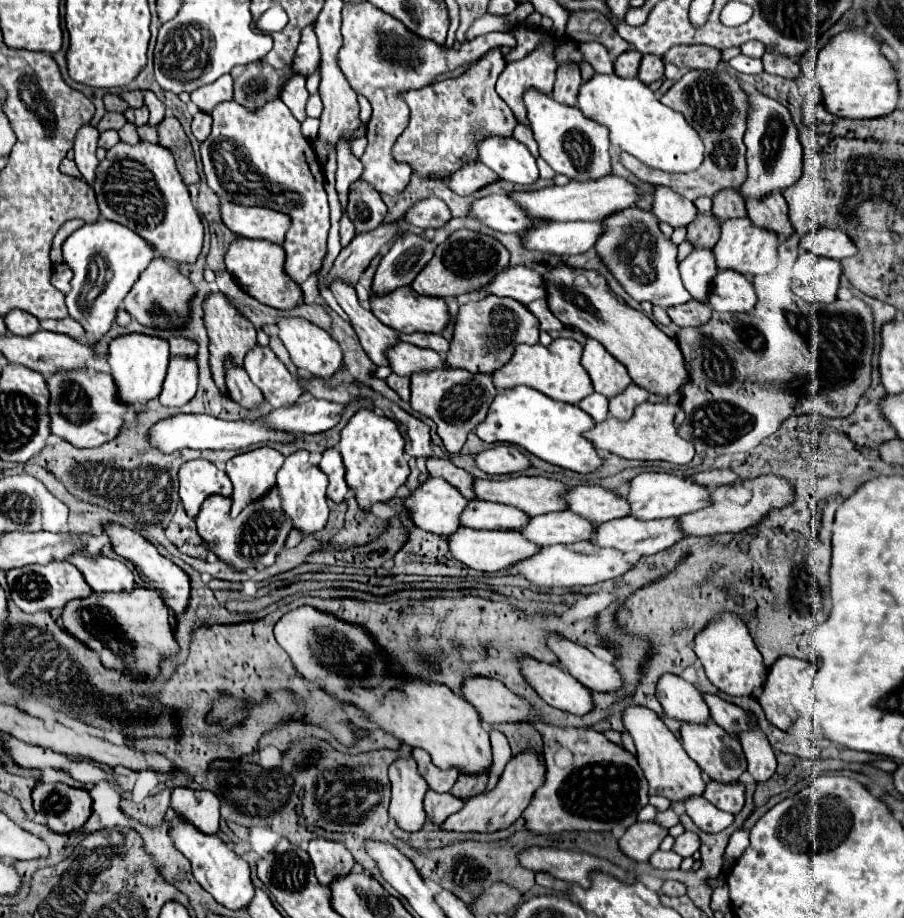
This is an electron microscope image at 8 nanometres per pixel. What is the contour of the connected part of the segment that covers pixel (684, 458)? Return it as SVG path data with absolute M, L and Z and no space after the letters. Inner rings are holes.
M644 402L636 406L636 412L628 420L616 420L608 416L608 420L594 424L584 438L588 438L594 448L606 450L610 454L616 454L626 460L642 460L642 462L654 462L664 460L672 464L688 464L694 458L694 448L688 440L682 440L674 426L674 410L672 404L652 404Z

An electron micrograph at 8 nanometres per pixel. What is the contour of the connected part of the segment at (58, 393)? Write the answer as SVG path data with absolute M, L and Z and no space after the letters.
M80 368L72 372L54 372L46 378L50 390L50 434L64 438L76 448L92 448L110 442L118 436L124 424L124 414L130 406L120 404L116 398L116 386L110 374L96 372L92 368Z

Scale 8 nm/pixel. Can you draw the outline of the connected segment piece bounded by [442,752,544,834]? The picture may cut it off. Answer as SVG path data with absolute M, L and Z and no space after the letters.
M534 752L514 756L506 764L506 770L502 772L496 788L490 794L478 794L470 798L460 812L452 814L442 824L442 830L446 832L486 832L486 834L504 830L522 816L522 812L532 800L532 794L536 792L538 786L542 786L542 782L544 782L544 764L540 756L536 756Z

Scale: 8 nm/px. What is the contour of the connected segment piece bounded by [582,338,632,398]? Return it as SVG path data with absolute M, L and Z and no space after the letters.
M588 338L582 352L582 366L588 372L594 390L606 398L620 394L632 380L614 356L610 356L598 340Z

